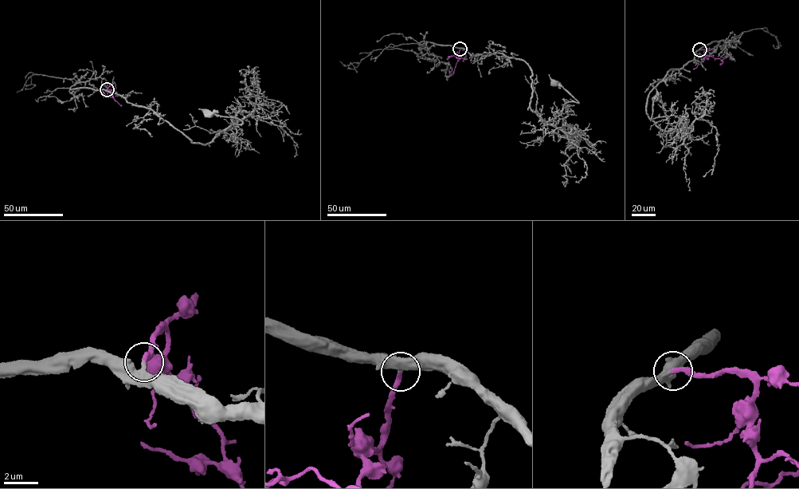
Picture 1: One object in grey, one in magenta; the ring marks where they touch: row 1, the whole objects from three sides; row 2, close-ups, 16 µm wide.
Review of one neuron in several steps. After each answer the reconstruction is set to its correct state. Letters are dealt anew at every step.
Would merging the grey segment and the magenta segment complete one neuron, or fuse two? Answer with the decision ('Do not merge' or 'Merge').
Merge

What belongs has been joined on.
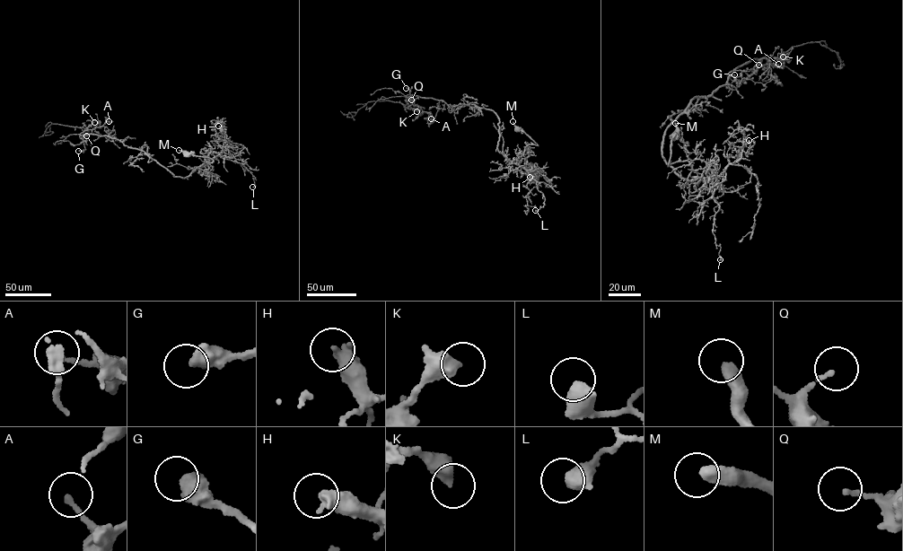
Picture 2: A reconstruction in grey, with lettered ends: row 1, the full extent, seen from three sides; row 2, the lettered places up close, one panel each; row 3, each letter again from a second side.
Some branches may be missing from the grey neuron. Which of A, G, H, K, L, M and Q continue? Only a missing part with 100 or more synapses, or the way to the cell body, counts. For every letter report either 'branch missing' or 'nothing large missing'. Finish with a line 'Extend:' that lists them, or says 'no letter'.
A: nothing large missing
G: nothing large missing
H: nothing large missing
K: nothing large missing
L: nothing large missing
M: nothing large missing
Q: nothing large missing
Extend: no letter

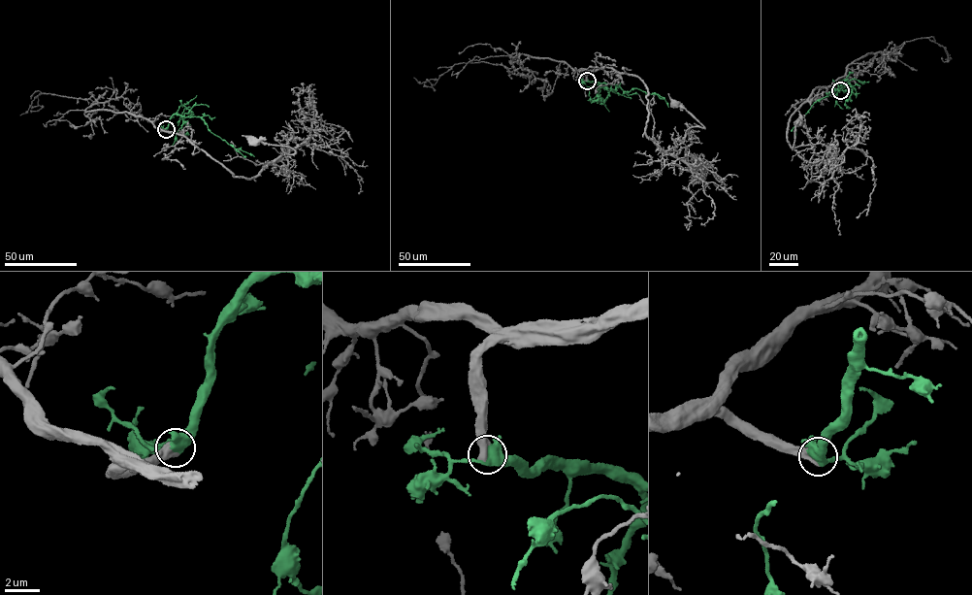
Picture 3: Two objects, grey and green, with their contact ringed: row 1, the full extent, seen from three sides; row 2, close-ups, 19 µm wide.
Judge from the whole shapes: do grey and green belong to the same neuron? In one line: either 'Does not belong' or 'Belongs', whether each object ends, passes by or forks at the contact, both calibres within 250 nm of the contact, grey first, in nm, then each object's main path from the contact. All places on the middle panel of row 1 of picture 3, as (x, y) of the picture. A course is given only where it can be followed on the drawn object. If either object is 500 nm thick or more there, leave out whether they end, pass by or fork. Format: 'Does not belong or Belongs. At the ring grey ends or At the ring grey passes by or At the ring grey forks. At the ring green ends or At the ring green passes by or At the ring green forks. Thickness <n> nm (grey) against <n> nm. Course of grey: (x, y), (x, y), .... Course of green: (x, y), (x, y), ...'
Belongs. Thickness 600 nm (grey) against 480 nm. Course of grey: (587, 81), (588, 71), (607, 67), (643, 80), (645, 135), (664, 150), (704, 127), (675, 105). Course of green: (587, 81), (612, 83), (628, 91), (636, 88), (656, 93), (664, 99), (668, 107)

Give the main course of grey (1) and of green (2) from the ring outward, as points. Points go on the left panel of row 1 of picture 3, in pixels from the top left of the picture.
1: (166, 129), (233, 176), (250, 179), (274, 164), (286, 173), (281, 148), (292, 148), (255, 141)
2: (166, 129), (175, 114), (199, 116), (212, 133), (254, 156)

